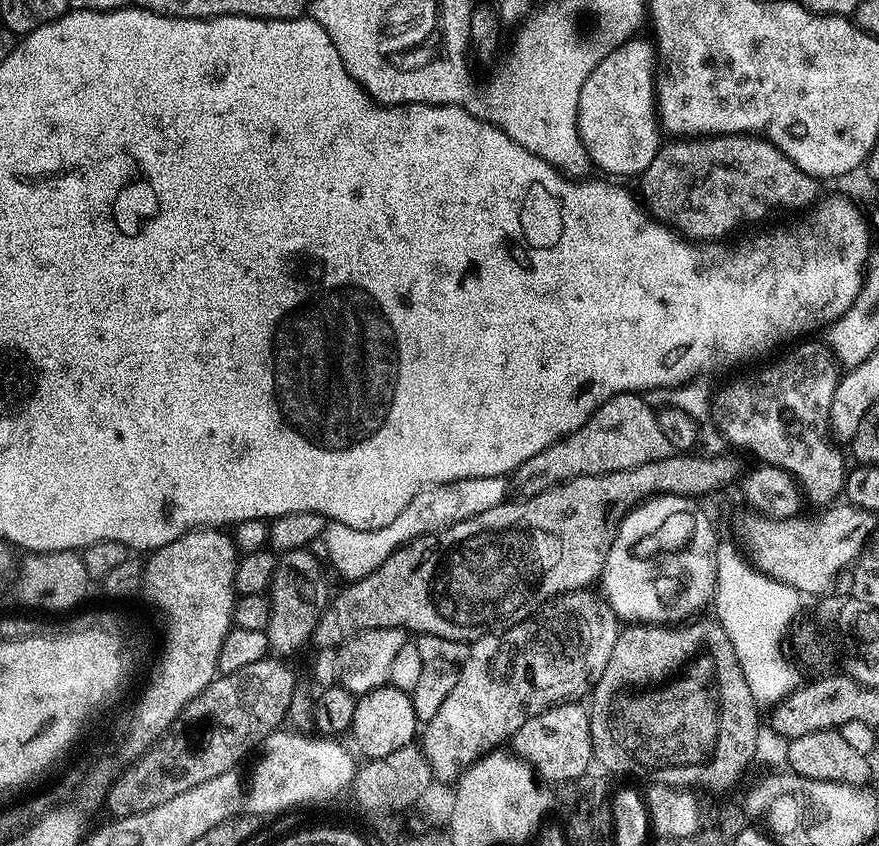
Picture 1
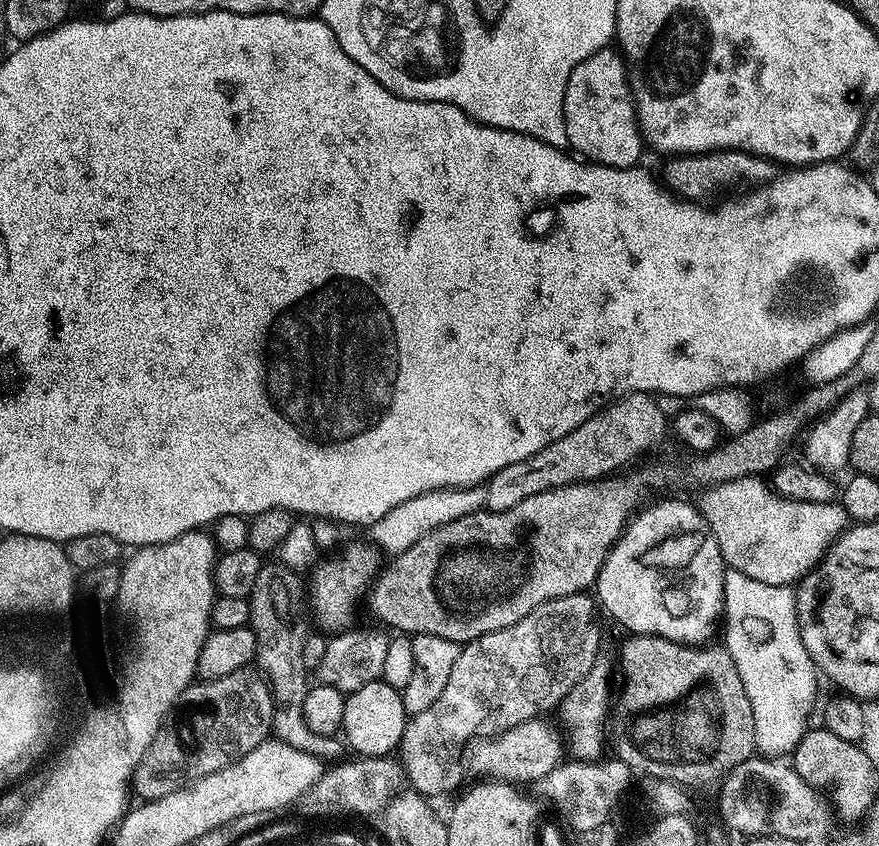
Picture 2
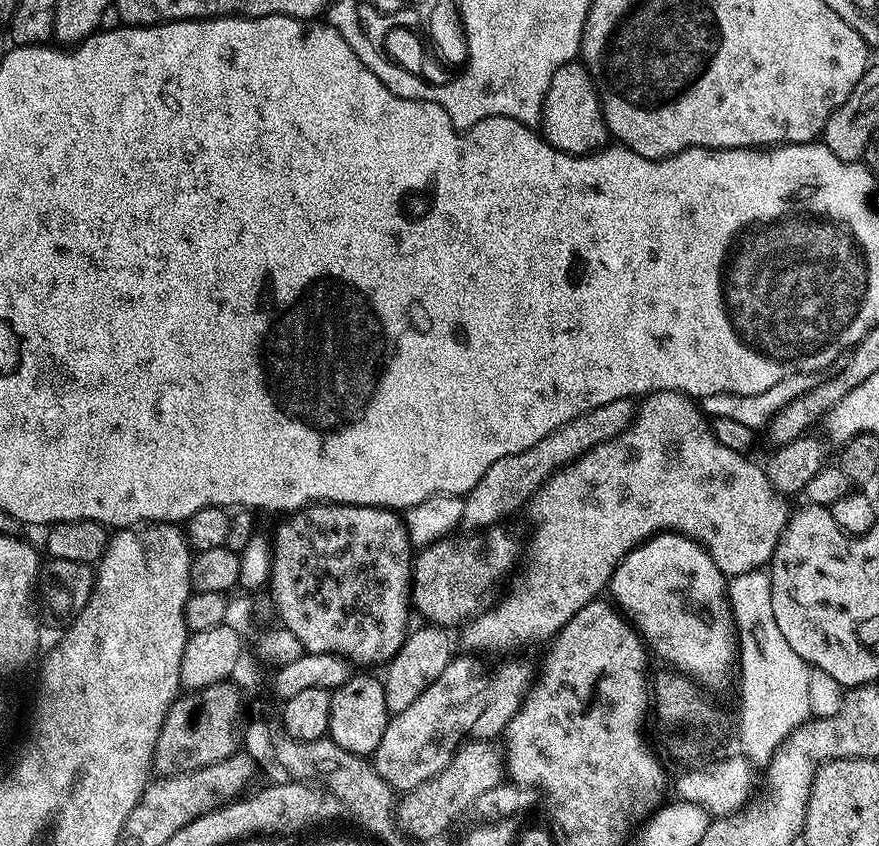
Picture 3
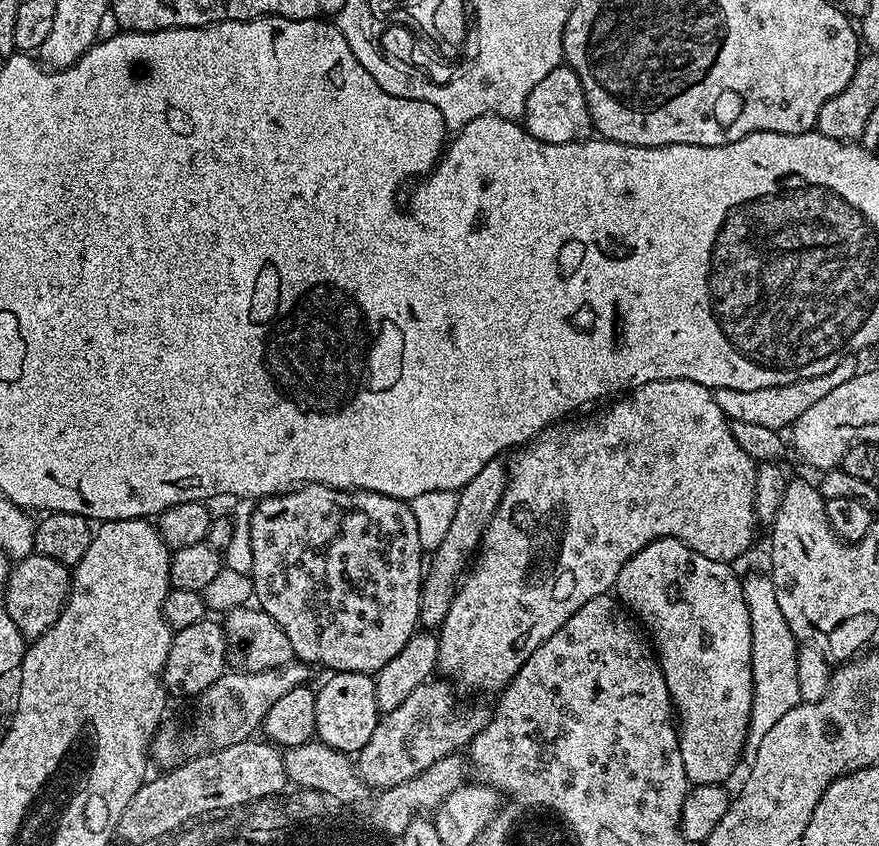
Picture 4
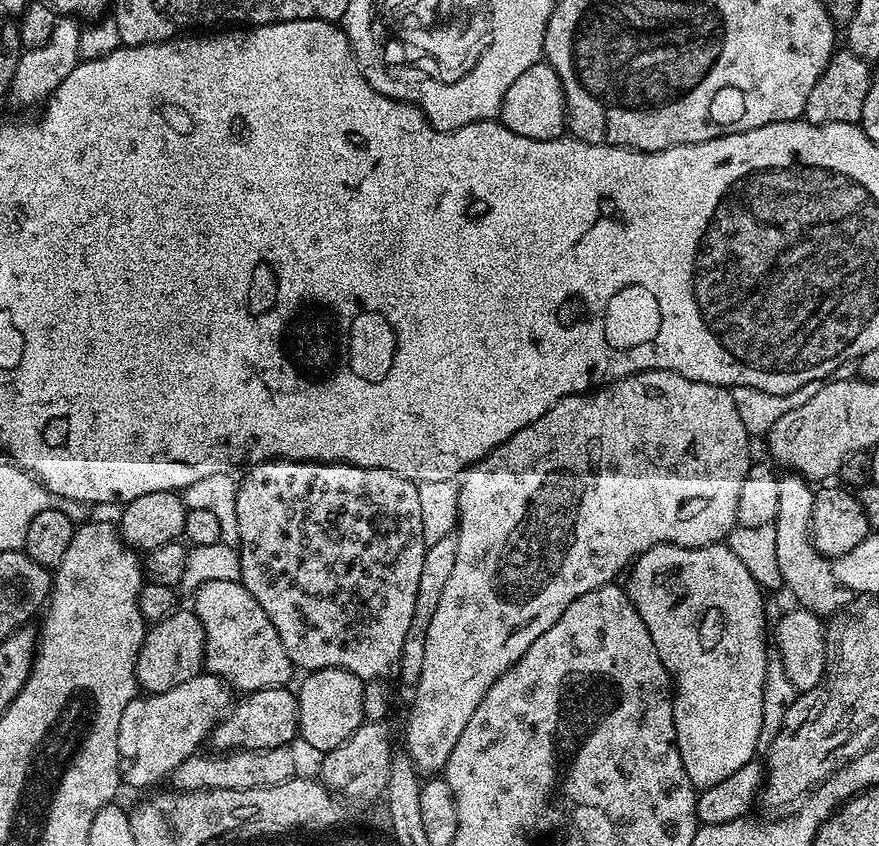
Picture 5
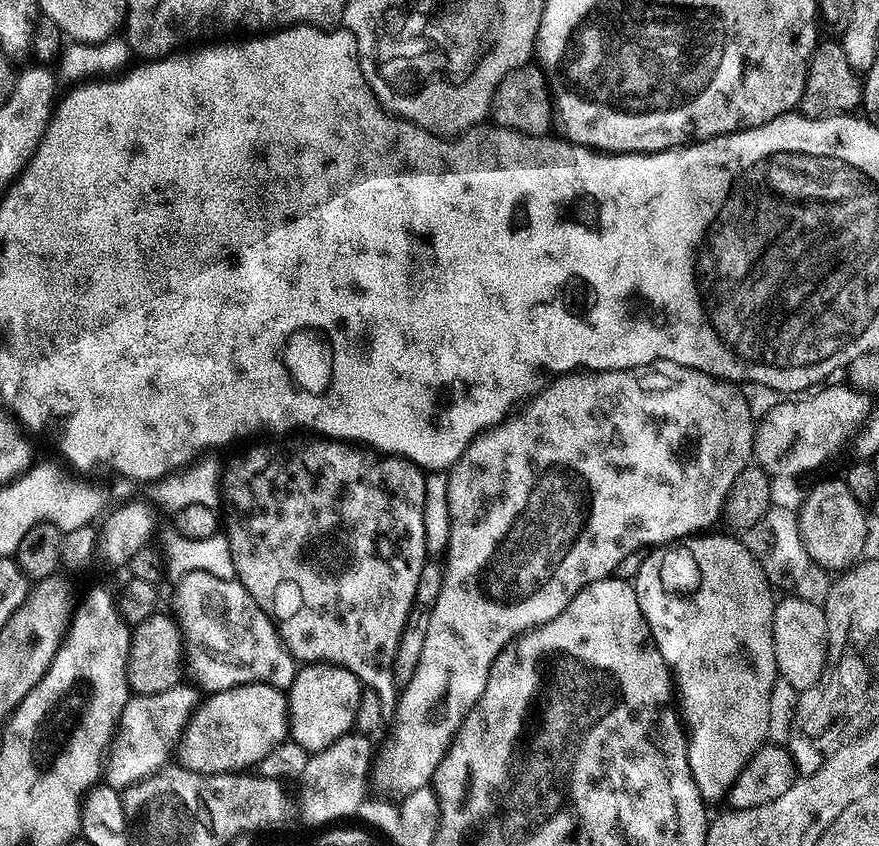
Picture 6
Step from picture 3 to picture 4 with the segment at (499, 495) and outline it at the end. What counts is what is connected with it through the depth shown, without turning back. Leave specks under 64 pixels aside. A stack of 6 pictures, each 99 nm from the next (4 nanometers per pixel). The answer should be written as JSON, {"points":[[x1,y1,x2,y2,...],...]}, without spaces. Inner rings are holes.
{"points":[[497,458,486,466,482,466,482,470,478,470,478,474,474,474,474,478,470,478,467,486,459,489,458,507,456,507,454,518,450,522,450,531,446,533,446,538,442,538,441,544,430,553,424,578,420,581,419,627,421,629,439,629,440,624,446,618,446,610,450,608,450,602,480,545,480,539,484,536,484,530,490,522,494,510,498,510,498,502,507,485,508,473,505,461]]}

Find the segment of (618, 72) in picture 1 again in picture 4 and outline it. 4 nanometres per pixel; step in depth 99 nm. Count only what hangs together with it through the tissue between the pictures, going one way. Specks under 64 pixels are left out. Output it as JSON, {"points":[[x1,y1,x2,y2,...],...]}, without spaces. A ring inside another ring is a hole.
{"points":[[567,66,550,70,550,74,546,74,546,78,542,78,534,90,530,90,522,123,529,134,547,144,574,144,578,140,589,139,593,131,592,119,578,74]]}

